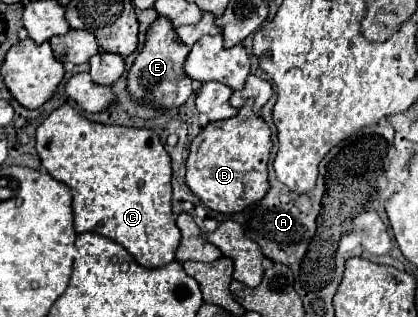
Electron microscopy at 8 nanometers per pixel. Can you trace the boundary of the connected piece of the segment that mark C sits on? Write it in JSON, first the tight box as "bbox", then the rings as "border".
{"bbox":[37,106,181,268],"border":[[[61,106],[37,128],[37,152],[45,170],[71,188],[75,232],[95,232],[115,240],[145,268],[165,266],[175,260],[181,234],[171,212],[171,158],[157,132],[91,122],[71,106]]]}

